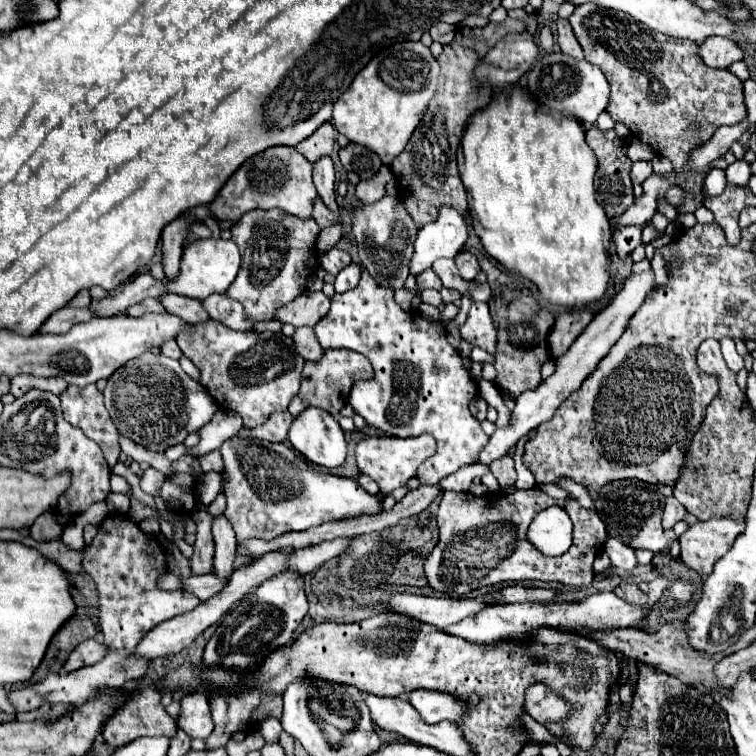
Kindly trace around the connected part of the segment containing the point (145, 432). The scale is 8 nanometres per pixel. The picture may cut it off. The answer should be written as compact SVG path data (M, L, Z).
M150 351L124 363L124 367L110 375L104 389L104 403L118 433L152 451L166 451L168 447L182 443L190 433L200 431L218 411L214 399L198 381L182 371L176 359Z

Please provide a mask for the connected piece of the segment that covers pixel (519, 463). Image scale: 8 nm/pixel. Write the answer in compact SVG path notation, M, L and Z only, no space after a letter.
M515 452L513 459L517 472L515 490L530 489L536 486L535 477L531 471L524 465L522 455L524 452Z

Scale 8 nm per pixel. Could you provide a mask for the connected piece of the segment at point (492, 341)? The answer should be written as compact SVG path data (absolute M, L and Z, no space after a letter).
M472 303L466 323L460 327L464 341L482 347L488 353L494 353L496 347L496 327L492 323L486 303Z

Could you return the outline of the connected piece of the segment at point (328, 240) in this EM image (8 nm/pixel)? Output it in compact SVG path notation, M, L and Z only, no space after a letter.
M336 221L334 225L330 225L328 229L324 229L318 235L316 240L316 249L319 253L325 253L332 249L342 237L342 223Z

